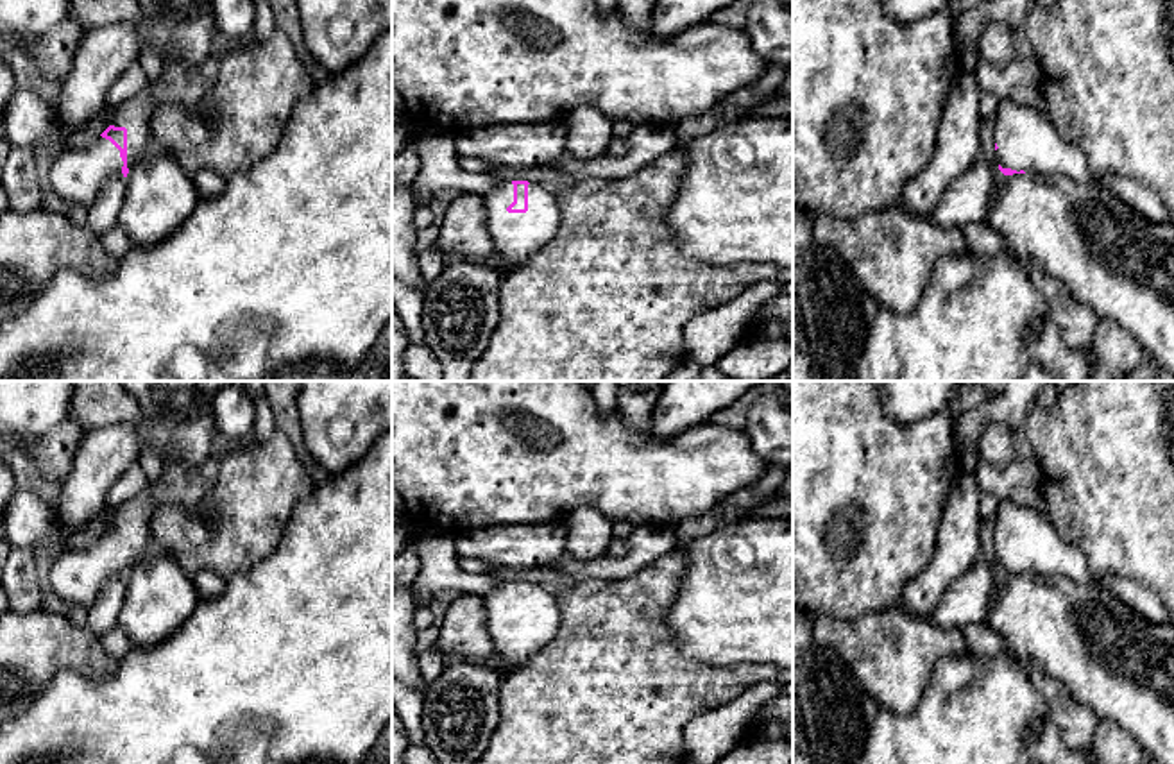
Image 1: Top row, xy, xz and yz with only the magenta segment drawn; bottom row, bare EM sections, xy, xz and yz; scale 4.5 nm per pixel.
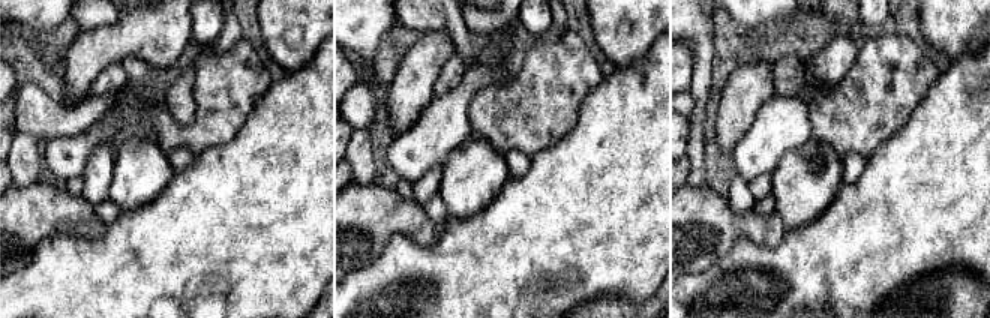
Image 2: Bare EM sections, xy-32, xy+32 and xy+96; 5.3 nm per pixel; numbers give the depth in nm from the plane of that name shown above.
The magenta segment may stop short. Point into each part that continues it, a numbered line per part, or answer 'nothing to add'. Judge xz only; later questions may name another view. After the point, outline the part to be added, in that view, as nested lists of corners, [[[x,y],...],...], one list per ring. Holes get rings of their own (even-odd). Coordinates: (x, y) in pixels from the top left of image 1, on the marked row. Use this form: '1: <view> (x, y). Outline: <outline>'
1: xz (518, 237). Outline: [[[501,181],[481,195],[487,209],[487,231],[494,240],[494,254],[499,259],[498,272],[503,277],[523,268],[558,229],[560,209],[557,197],[540,184],[528,184],[528,211],[508,213],[514,202],[514,184]]]

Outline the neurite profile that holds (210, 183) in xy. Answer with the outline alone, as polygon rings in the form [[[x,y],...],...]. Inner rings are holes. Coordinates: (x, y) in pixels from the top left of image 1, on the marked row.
[[[202,168],[197,174],[193,174],[193,183],[200,191],[200,199],[211,199],[222,193],[225,186],[225,177],[215,170]]]

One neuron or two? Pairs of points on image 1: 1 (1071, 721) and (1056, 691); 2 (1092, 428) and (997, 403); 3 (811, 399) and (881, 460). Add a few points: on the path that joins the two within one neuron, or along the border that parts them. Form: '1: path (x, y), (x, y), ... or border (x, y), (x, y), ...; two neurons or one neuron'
1: path (1067, 714), (1058, 698); one neuron
2: border (1037, 407), (1020, 428); two neurons
3: path (829, 417), (856, 444), (863, 444); one neuron

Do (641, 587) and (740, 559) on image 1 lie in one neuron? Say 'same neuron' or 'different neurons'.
different neurons

